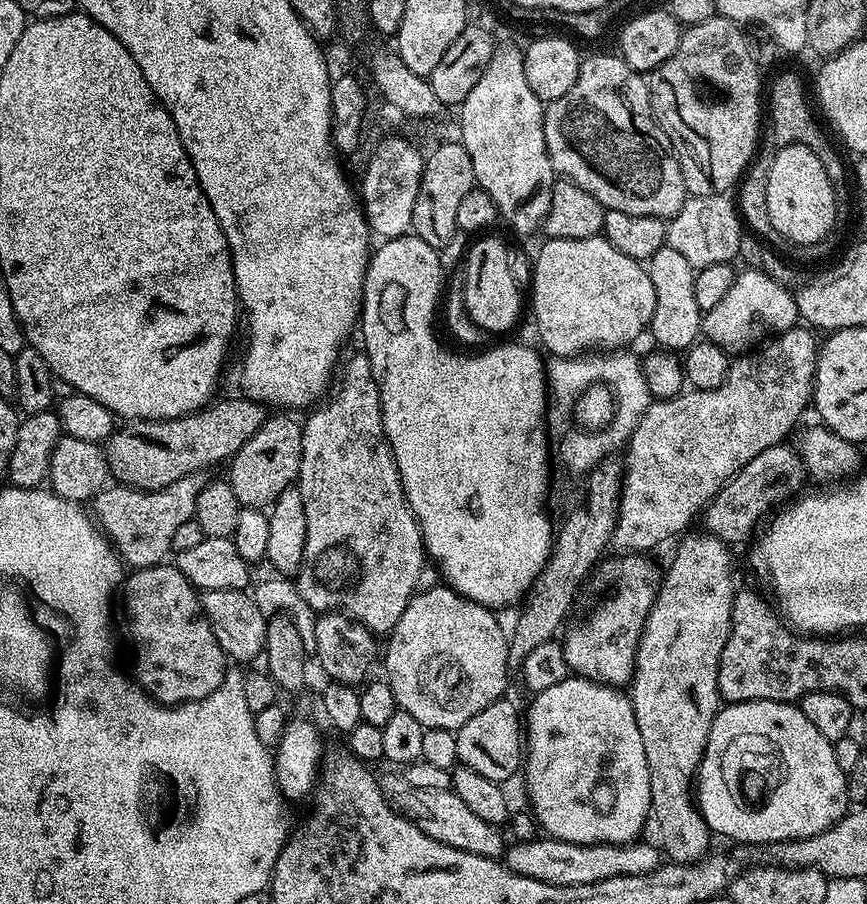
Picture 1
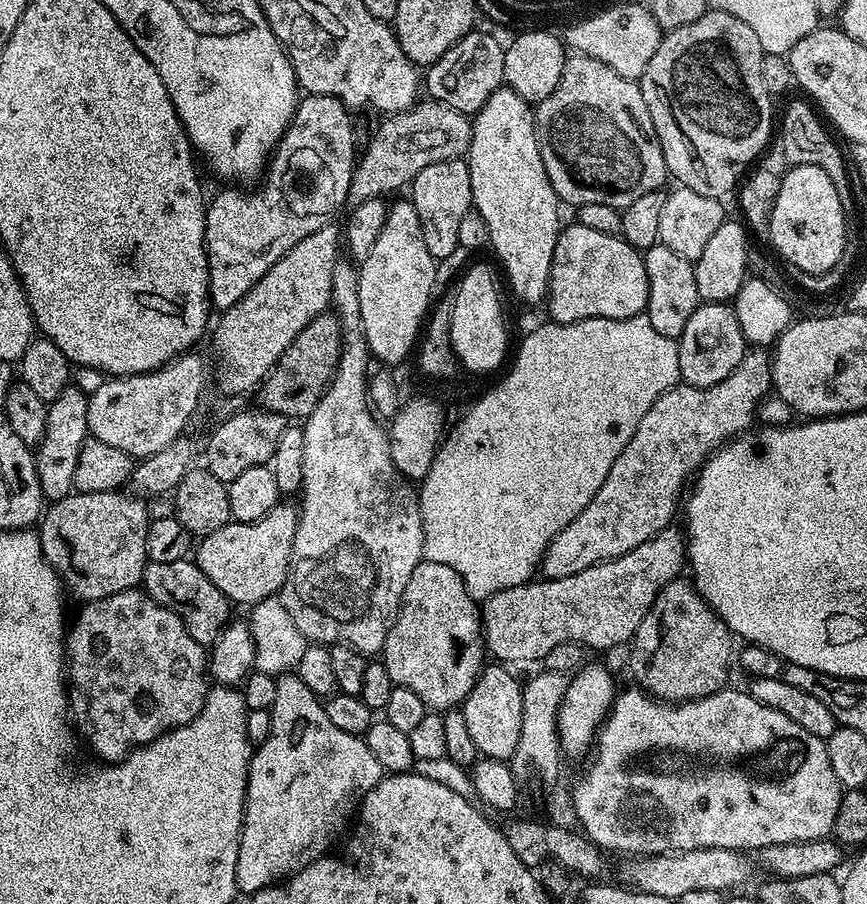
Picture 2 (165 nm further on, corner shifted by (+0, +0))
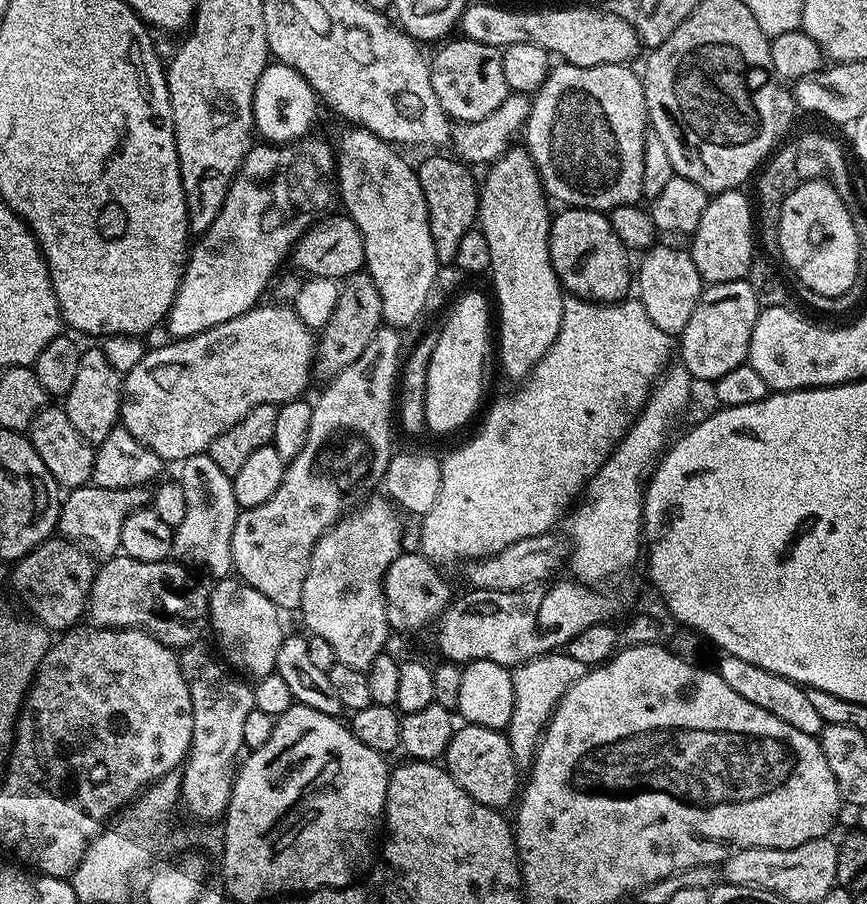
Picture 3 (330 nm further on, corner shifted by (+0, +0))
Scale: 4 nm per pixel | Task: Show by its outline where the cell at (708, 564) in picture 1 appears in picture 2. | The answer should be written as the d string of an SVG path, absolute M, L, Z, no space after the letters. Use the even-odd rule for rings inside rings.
M684 578L674 579L654 598L646 618L632 635L629 665L636 679L633 681L648 695L665 702L697 700L714 694L729 683L728 663L734 660L732 640L734 633L700 597L696 585Z

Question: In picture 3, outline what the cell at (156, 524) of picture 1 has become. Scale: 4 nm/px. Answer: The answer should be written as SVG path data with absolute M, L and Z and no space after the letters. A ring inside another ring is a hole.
M49 538L11 565L12 592L39 627L63 634L81 623L97 567L97 561L71 540Z

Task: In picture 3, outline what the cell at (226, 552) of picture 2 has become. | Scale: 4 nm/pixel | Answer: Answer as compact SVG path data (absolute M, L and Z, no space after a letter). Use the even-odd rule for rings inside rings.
M381 326L374 334L374 338L370 338L370 346L366 346L366 350L362 350L362 355L355 362L350 362L350 366L346 366L346 370L342 370L323 385L324 393L318 398L315 397L312 406L310 434L306 438L306 446L302 450L302 454L298 454L294 459L287 461L284 477L282 478L282 486L278 486L278 490L274 490L274 494L270 498L266 498L266 502L262 502L262 506L243 509L234 524L233 537L230 541L232 572L239 579L245 580L250 586L254 586L254 590L258 590L258 594L264 594L270 602L274 602L276 607L281 610L287 610L287 608L292 608L292 610L299 609L300 599L302 598L302 582L306 582L306 570L310 566L310 554L314 550L318 538L322 538L322 534L335 526L336 521L349 511L350 506L357 503L356 496L361 495L360 497L363 497L365 495L363 492L367 490L368 484L379 485L384 479L384 471L388 465L388 460L394 454L394 447L392 448L392 424L394 428L394 405L398 399L398 377L402 367L400 336L401 333L397 329L391 326Z

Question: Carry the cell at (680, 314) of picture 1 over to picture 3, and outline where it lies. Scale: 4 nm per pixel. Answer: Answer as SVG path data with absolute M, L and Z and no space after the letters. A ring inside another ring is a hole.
M660 242L647 249L639 260L640 268L638 264L638 271L634 276L635 291L640 291L637 292L638 299L642 302L642 306L646 306L646 314L650 314L650 322L654 322L654 326L658 326L658 330L662 330L673 338L679 337L686 322L690 322L690 314L694 314L694 306L698 306L698 298L706 287L698 274L698 266L694 266L691 251L684 249L683 252L680 248L671 248L670 245Z

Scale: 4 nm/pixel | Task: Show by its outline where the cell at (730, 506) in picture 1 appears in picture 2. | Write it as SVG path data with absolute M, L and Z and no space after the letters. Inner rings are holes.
M676 526L663 528L658 534L654 534L654 538L650 538L646 542L642 542L642 546L634 546L634 550L630 550L626 554L622 554L613 560L604 560L600 564L590 566L586 570L582 570L578 574L570 574L570 578L558 578L557 580L549 580L547 578L536 578L522 586L514 586L510 590L502 590L498 594L494 594L489 600L483 601L482 604L482 627L484 629L483 645L489 653L492 652L497 661L503 662L505 665L512 666L515 660L536 660L543 661L546 654L550 654L553 646L558 646L558 642L574 642L575 644L583 644L585 649L600 648L607 650L620 645L627 645L632 639L632 635L638 630L638 626L642 622L642 618L646 618L646 614L650 610L650 606L654 602L654 598L658 598L658 594L670 581L677 579L681 575L680 571L686 568L686 536L683 531L680 532Z

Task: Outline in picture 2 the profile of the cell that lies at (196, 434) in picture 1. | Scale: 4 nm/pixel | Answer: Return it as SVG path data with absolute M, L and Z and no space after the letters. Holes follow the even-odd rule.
M325 314L313 318L300 331L298 338L286 346L275 368L264 377L259 389L260 400L264 403L261 405L269 412L277 412L289 418L307 418L314 406L318 406L322 394L328 389L328 383L332 381L343 341L340 321L335 315Z

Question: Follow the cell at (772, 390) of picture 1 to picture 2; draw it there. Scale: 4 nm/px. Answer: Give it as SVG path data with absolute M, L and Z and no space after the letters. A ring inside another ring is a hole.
M748 350L742 362L734 366L730 378L722 378L722 382L709 388L695 388L681 382L662 394L646 410L646 418L638 422L634 438L626 442L626 450L610 466L602 490L590 498L586 510L570 526L552 539L540 560L539 571L549 580L570 578L570 574L578 574L604 560L618 558L634 550L634 546L642 546L642 542L669 527L689 481L713 452L753 427L760 401L772 391L769 353Z

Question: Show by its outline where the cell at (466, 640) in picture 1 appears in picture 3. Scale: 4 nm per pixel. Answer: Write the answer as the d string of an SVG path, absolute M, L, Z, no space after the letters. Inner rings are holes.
M401 551L384 575L384 601L389 629L409 628L416 632L419 628L435 625L444 609L453 599L454 592L448 589L446 581L440 577L441 569L425 558L419 551Z

